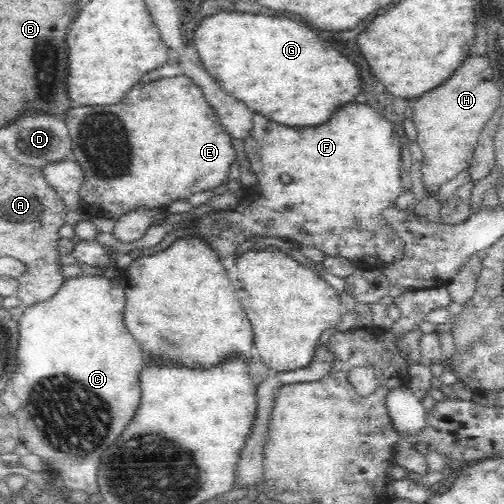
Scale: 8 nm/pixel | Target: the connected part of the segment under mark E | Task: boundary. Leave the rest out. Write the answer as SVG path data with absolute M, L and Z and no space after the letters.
M186 74L174 77L160 77L149 84L150 86L140 82L138 86L144 86L144 88L136 86L120 102L120 106L75 106L75 108L72 108L72 112L68 112L64 116L64 121L68 124L68 128L70 128L70 136L72 136L72 146L74 146L74 154L72 156L82 165L82 171L84 171L84 183L82 188L80 188L79 198L83 207L92 217L98 217L98 219L105 217L106 219L118 221L121 217L135 211L154 211L155 209L165 211L167 206L173 202L187 200L196 192L206 192L206 190L218 188L218 186L226 184L230 179L228 172L230 172L230 166L236 161L236 151L234 151L234 146L232 145L232 137L220 124L216 111L208 103L206 97L204 97L202 89Z

